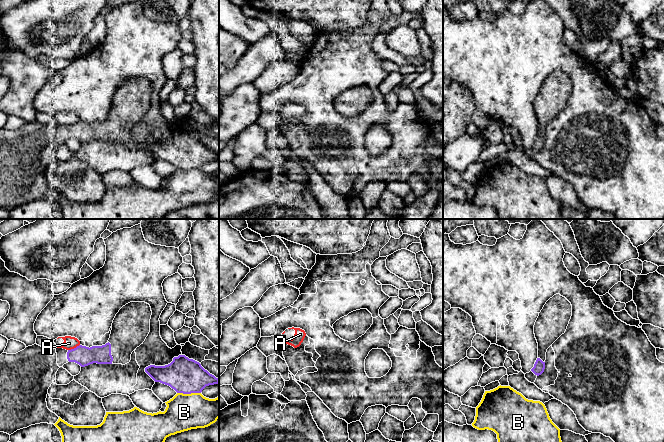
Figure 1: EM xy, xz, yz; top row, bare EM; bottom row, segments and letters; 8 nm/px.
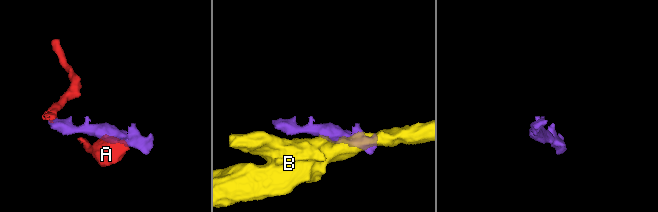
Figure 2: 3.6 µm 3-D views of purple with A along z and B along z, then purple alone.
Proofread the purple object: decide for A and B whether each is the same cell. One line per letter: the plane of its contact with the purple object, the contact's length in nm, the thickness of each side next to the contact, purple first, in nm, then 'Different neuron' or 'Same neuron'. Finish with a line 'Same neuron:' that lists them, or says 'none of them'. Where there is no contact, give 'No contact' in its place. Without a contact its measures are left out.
A: Touches purple in xy. Shared border 110 nm. Thickness 160 nm (purple) against 100 nm. Different neuron
B: Touches purple in xy. Shared border 190 nm. Thickness 280 nm (purple) against 300 nm. Different neuron
Same neuron: none of them

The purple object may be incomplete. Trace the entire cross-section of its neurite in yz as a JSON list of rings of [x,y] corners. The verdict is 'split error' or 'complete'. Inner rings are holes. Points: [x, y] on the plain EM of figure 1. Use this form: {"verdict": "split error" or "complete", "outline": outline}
{"verdict": "split error", "outline": [[[560,70],[550,74],[534,101],[538,119],[538,134],[531,147],[539,152],[544,148],[547,125],[565,109],[572,92],[571,79]]]}

